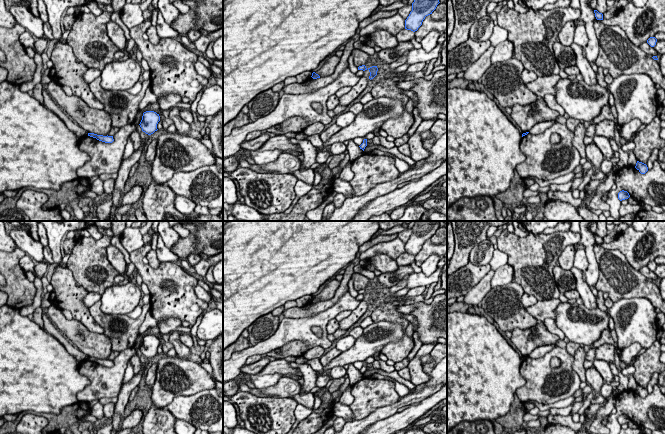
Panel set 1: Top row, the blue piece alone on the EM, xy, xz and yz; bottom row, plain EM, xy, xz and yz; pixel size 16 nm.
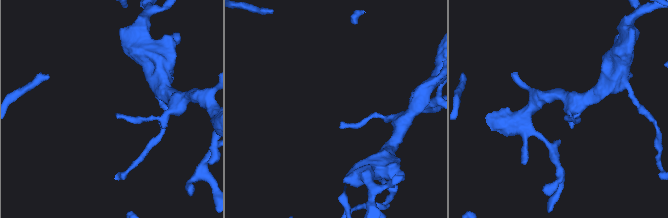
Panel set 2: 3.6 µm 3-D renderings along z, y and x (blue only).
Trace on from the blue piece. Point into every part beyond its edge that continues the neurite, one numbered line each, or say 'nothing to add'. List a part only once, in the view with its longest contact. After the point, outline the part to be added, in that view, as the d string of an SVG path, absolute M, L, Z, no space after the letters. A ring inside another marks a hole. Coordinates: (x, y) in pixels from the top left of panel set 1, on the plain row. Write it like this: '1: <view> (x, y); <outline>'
nothing to add

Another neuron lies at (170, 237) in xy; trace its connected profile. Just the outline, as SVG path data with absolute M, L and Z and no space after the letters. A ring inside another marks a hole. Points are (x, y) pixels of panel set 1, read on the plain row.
M159 221L157 230L168 249L171 249L180 238L177 231L170 227L168 221Z

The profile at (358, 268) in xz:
M360 264L354 266L354 272L364 275L369 280L374 279L376 277L376 275L375 275L375 273L373 271L364 269Z

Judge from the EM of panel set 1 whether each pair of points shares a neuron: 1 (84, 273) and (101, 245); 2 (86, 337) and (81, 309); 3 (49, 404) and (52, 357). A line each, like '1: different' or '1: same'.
1: same
2: different
3: same

